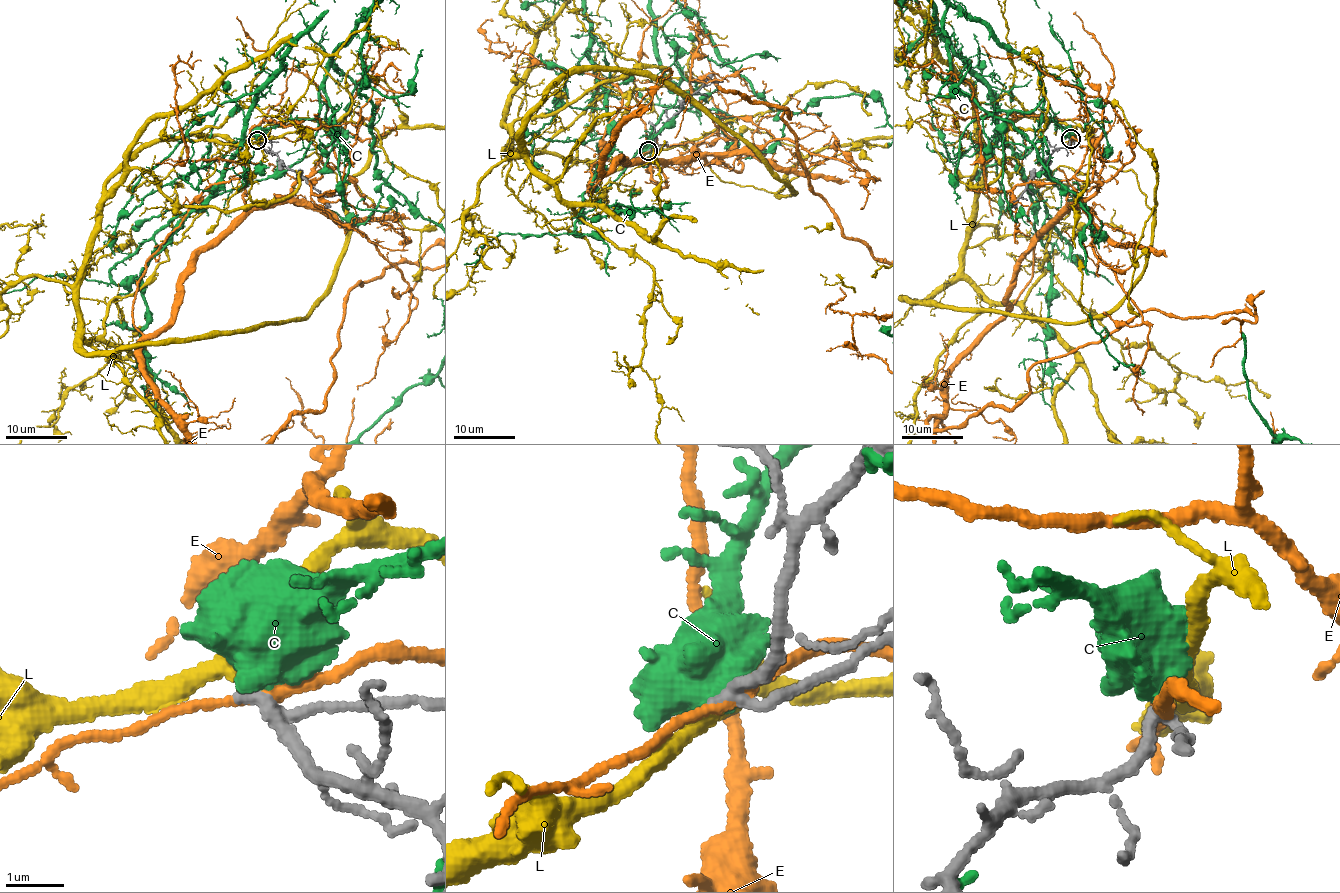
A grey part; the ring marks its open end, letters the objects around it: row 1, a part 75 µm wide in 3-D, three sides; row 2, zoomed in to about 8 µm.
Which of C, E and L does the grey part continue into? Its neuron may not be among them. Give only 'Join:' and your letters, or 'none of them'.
Join: L

